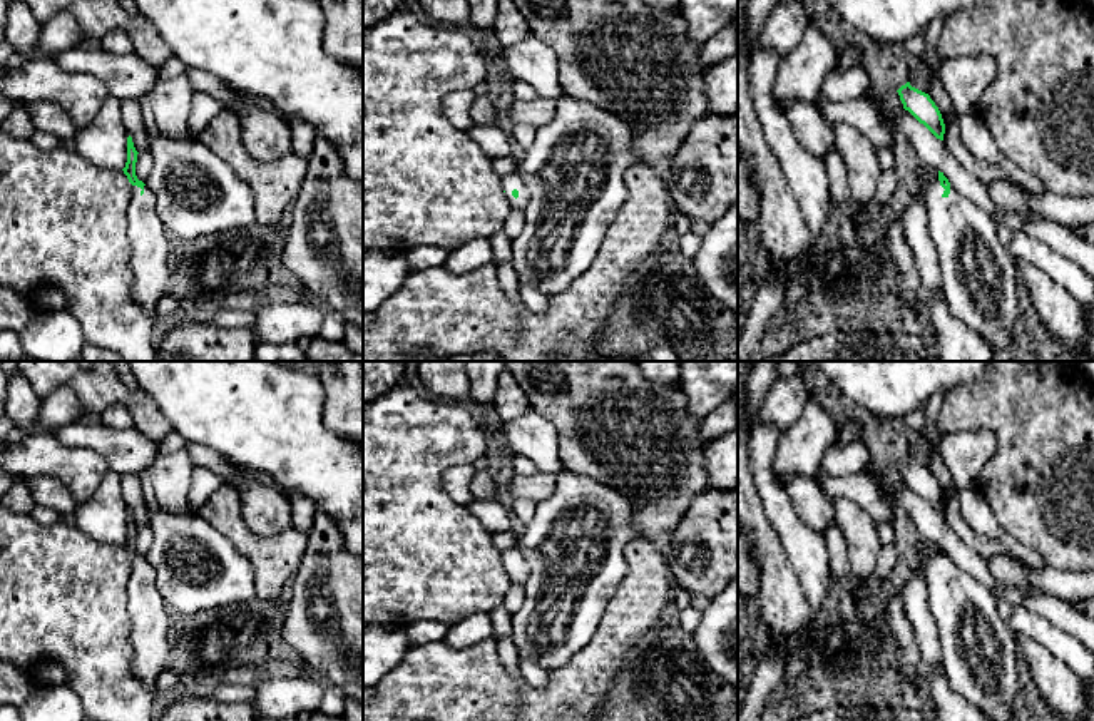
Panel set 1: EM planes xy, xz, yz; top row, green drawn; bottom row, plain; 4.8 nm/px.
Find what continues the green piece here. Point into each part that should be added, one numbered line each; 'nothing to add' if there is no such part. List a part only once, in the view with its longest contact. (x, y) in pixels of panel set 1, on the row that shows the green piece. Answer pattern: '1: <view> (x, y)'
1: yz (979, 280)

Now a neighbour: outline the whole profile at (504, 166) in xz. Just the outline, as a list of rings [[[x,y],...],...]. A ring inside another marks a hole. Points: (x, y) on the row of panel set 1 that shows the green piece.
[[[514,154],[493,159],[493,169],[500,177],[515,174],[519,169],[519,159]]]

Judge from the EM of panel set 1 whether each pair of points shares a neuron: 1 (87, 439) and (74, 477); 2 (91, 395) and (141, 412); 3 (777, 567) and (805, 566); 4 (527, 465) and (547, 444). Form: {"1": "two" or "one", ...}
{"1": "two", "2": "one", "3": "two", "4": "two"}

